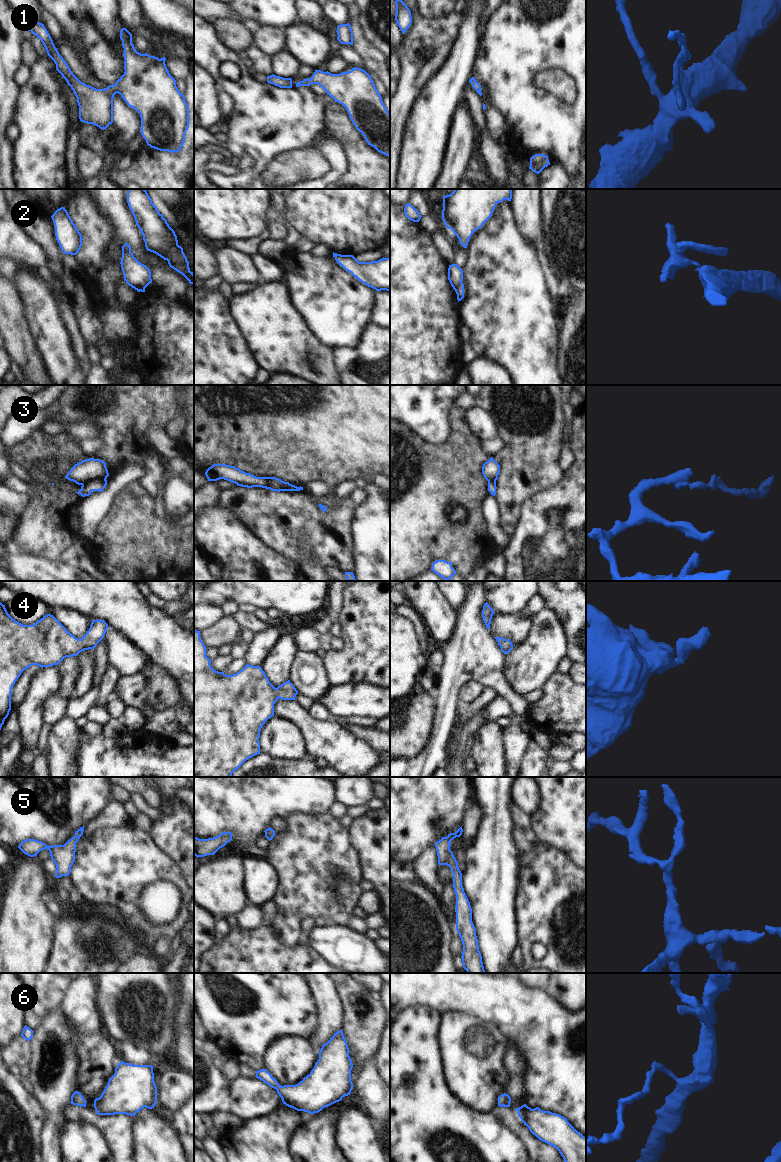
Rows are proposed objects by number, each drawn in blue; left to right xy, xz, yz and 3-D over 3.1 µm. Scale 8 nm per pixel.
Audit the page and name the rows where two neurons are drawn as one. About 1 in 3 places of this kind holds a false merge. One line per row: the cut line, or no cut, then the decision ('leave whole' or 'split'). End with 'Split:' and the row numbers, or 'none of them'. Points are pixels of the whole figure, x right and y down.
1: no cut | leave whole
2: yz (461, 282), (455, 290) | split
3: xy (105, 478), (89, 479), (81, 484) | split
4: no cut | leave whole
5: no cut | leave whole
6: no cut | leave whole
Split: 2, 3

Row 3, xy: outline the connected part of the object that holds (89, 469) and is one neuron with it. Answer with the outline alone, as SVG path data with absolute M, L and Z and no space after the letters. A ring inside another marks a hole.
M85 459L75 464L65 476L78 485L89 480L105 480L109 476L106 463L100 459Z

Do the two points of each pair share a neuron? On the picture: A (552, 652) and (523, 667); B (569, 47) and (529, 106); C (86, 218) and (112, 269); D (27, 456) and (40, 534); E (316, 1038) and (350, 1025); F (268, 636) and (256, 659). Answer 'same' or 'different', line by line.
A: same
B: same
C: same
D: different
E: different
F: same

